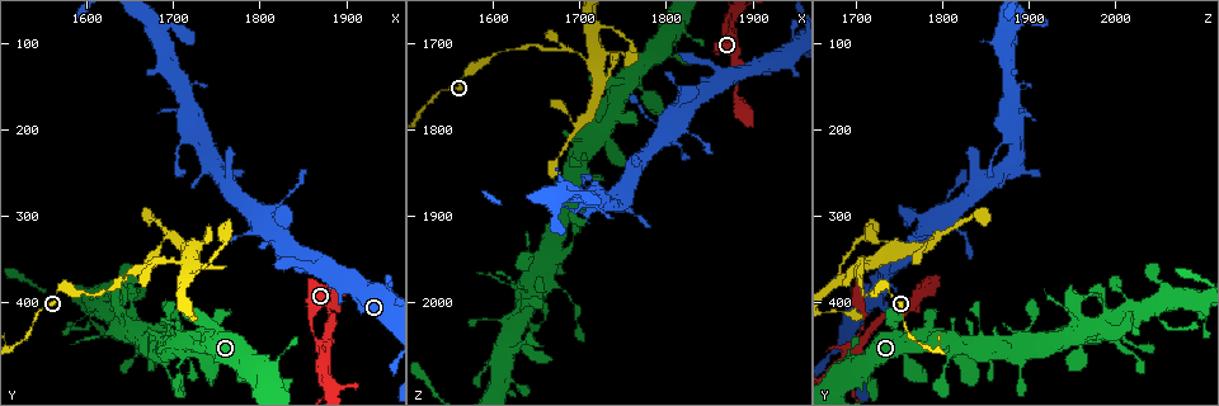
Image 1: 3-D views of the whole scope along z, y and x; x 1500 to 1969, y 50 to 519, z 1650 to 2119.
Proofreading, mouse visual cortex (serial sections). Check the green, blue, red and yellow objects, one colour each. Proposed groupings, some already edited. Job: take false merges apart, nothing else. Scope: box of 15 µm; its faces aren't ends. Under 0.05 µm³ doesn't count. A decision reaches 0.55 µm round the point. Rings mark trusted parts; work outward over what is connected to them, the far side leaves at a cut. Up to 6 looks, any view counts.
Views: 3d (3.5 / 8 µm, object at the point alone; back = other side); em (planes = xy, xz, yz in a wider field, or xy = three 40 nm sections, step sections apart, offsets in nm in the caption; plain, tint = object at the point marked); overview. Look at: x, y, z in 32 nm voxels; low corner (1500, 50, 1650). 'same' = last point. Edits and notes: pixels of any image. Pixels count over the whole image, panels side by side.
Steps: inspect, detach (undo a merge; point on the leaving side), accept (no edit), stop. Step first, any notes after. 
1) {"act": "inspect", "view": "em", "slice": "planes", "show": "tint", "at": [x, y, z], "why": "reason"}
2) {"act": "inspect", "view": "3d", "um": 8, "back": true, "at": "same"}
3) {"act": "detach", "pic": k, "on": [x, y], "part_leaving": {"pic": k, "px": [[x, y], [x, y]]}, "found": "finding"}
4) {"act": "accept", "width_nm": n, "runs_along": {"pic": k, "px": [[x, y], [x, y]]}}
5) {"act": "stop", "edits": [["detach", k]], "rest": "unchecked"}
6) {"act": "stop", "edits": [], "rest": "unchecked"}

{"act": "inspect", "view": "3d", "um": 3.5, "at": [1685, 350, 1710], "why": "branch point"}

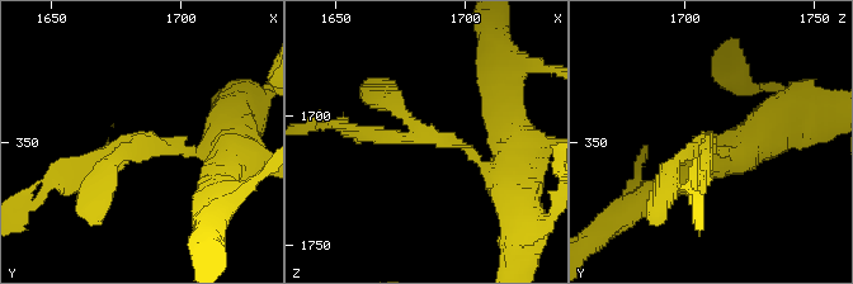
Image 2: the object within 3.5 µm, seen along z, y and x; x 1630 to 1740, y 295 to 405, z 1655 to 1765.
{"act": "inspect", "view": "em", "slice": "xy", "step": 5, "show": "tint", "at": [1683, 351, 1707]}

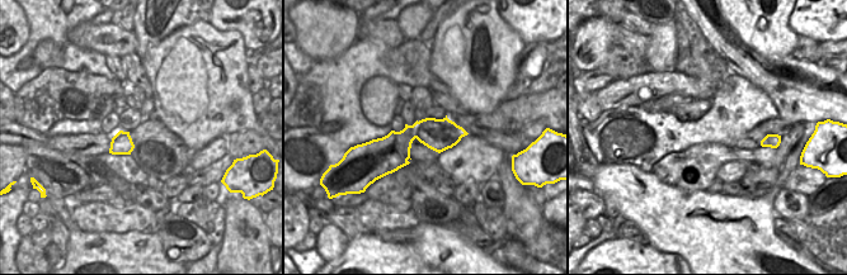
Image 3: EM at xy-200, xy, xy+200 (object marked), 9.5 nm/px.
{"act": "accept", "arm_widths_nm": [150, 250, 250], "runs_along": {"pic": 2, "px": [[349, 131], [455, 140], [496, 175]]}, "found": "continuous, no second cell"}

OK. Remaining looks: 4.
{"act": "inspect", "view": "3d", "um": 3.5, "back": true, "at": [1695, 125, 1875], "why": "sudden change in width"}

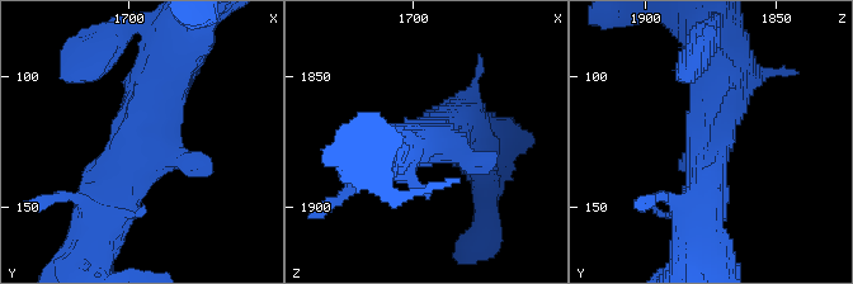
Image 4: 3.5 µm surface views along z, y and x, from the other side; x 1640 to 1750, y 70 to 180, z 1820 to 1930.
{"act": "inspect", "view": "em", "slice": "xy", "step": 5, "show": "tint", "at": [1694, 125, 1875], "why": "shape alone is not enough"}

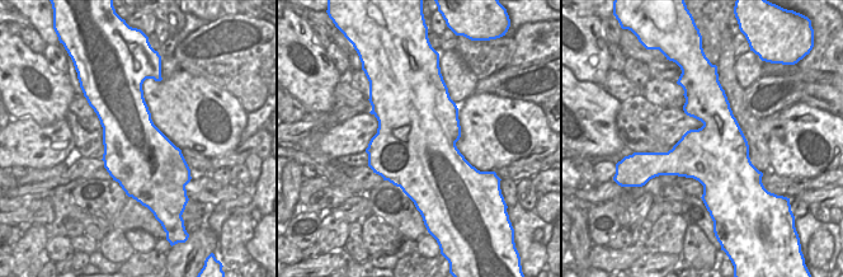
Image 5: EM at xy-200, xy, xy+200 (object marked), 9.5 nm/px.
{"act": "accept", "found": "continuous, no second cell"}

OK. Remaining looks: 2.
{"act": "stop", "edits": [], "rest": "unchecked"}

